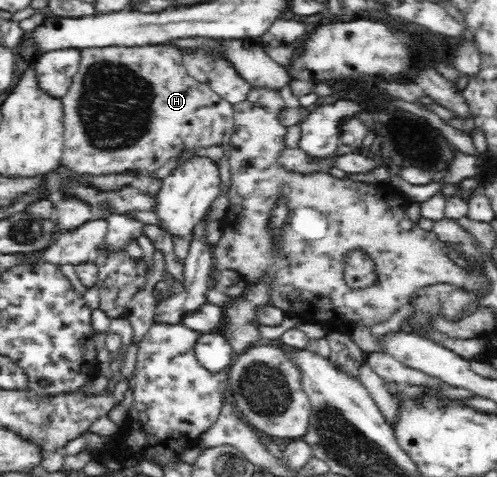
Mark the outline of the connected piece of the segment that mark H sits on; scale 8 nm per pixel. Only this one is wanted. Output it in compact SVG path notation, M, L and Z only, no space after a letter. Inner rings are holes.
M109 45L109 47L87 47L79 50L81 61L79 61L79 69L72 80L71 88L65 98L60 99L63 105L63 124L64 124L64 151L62 163L67 164L69 169L74 172L83 174L116 174L117 172L139 172L139 175L155 175L155 171L163 167L171 157L177 157L182 151L187 149L201 149L213 145L227 146L231 136L237 130L235 122L234 105L225 101L215 91L206 84L195 80L187 72L183 53L173 46L165 45L141 45L138 47L116 47Z

